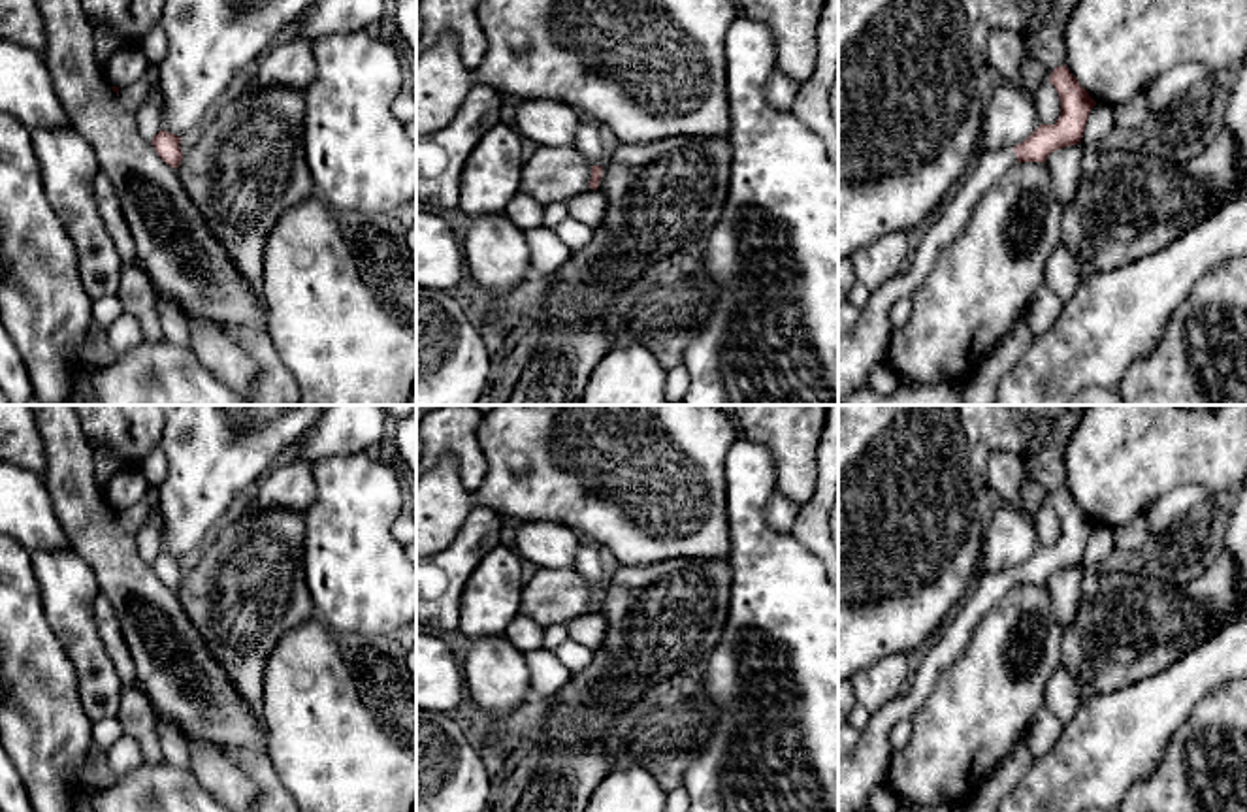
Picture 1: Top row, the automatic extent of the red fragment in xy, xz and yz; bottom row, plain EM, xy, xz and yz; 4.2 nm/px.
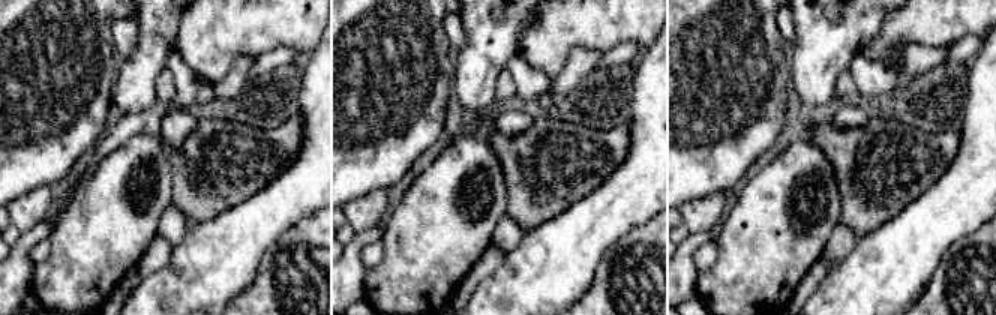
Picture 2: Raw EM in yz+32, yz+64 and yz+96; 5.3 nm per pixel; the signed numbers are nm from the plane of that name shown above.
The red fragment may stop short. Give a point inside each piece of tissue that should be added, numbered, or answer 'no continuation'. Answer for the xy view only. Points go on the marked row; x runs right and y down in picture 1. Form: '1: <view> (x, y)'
no continuation

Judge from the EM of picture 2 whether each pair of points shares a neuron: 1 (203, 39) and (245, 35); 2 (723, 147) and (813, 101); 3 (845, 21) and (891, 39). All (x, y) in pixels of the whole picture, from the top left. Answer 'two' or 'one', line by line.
1: one
2: two
3: two

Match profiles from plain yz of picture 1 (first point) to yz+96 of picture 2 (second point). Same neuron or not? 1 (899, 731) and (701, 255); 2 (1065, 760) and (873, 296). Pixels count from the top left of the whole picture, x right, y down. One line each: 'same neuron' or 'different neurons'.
1: same neuron
2: same neuron

